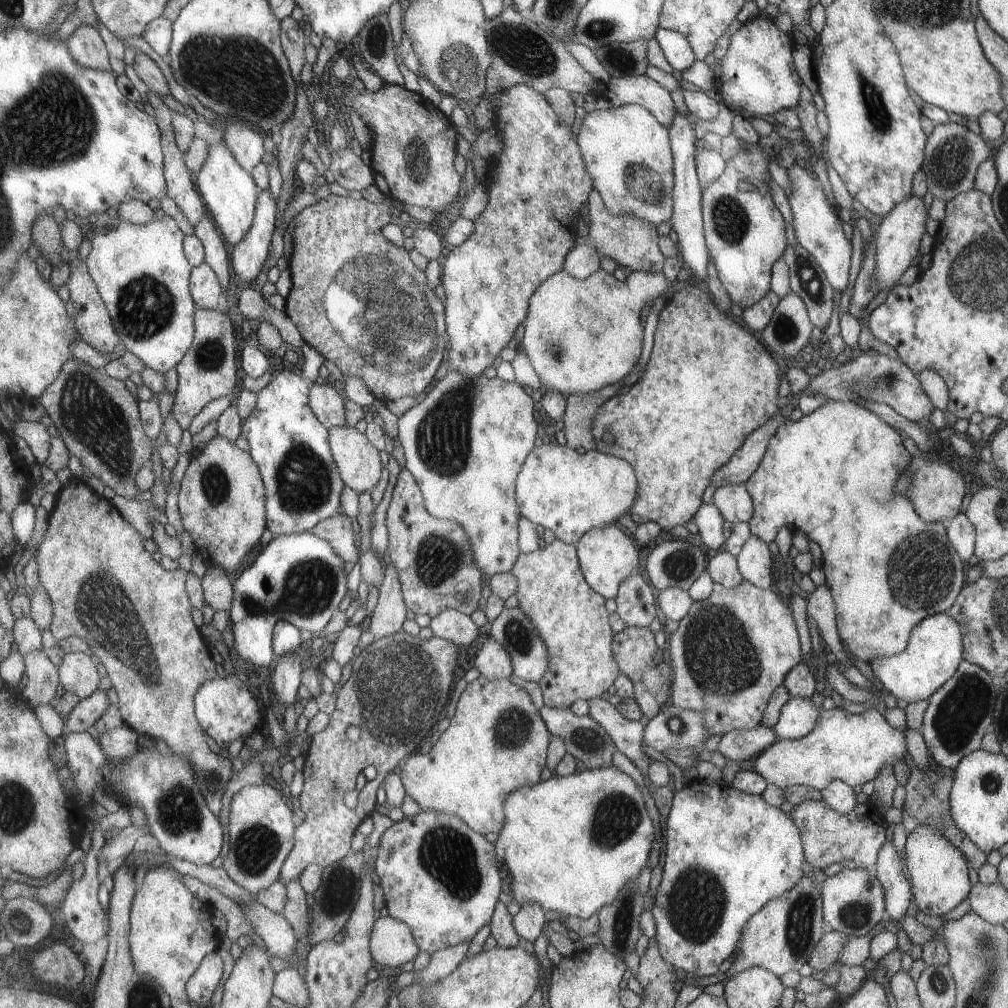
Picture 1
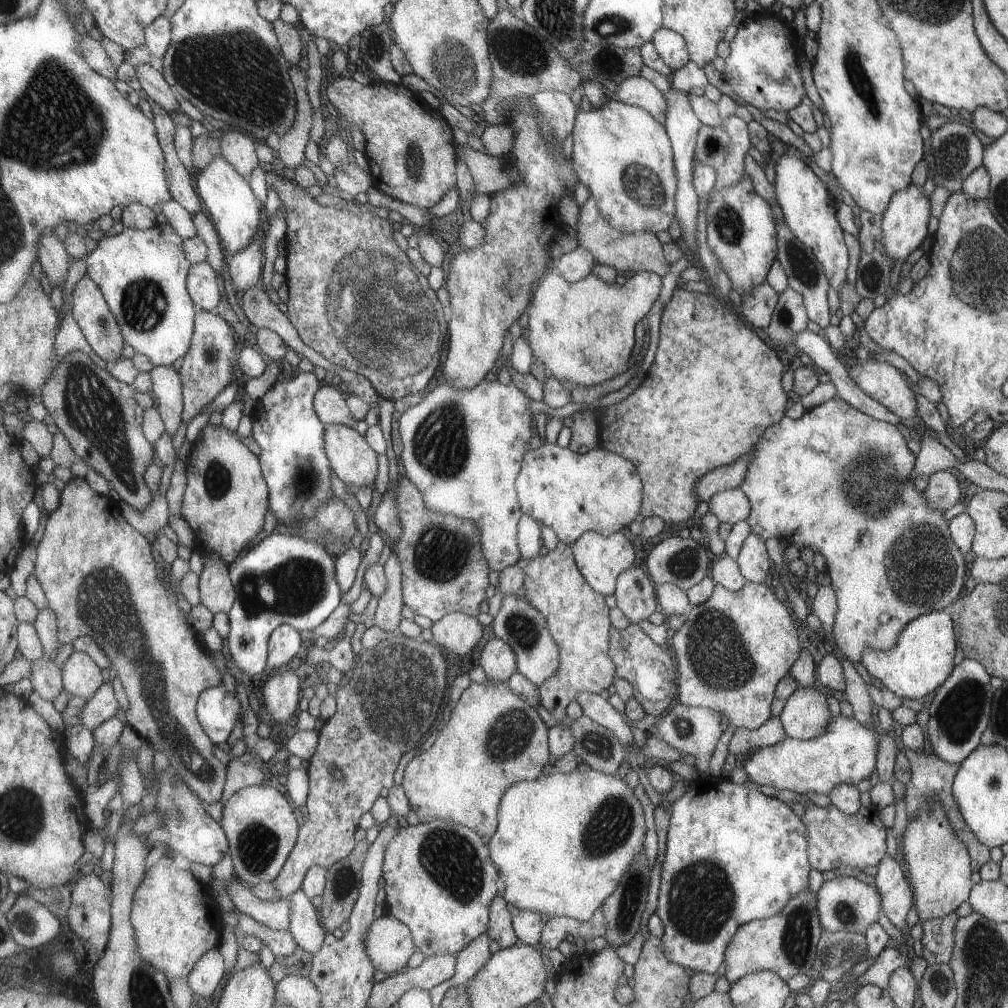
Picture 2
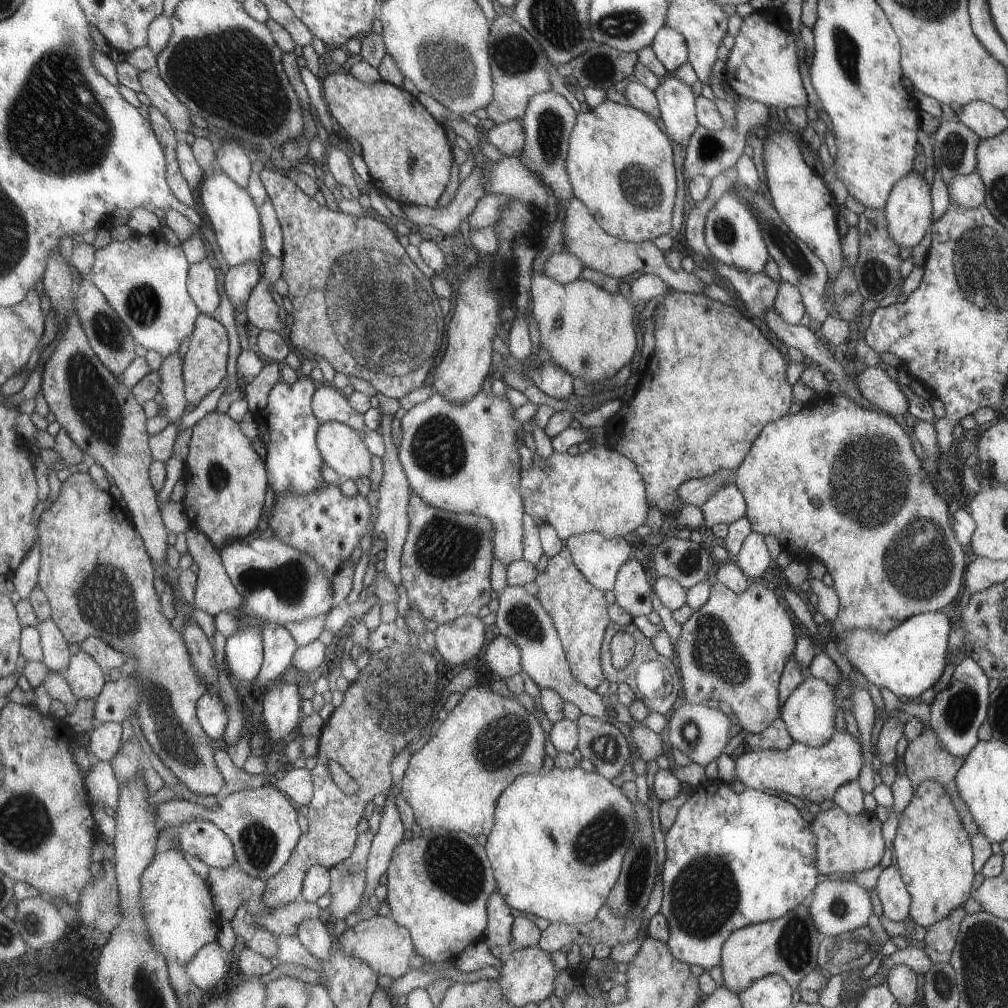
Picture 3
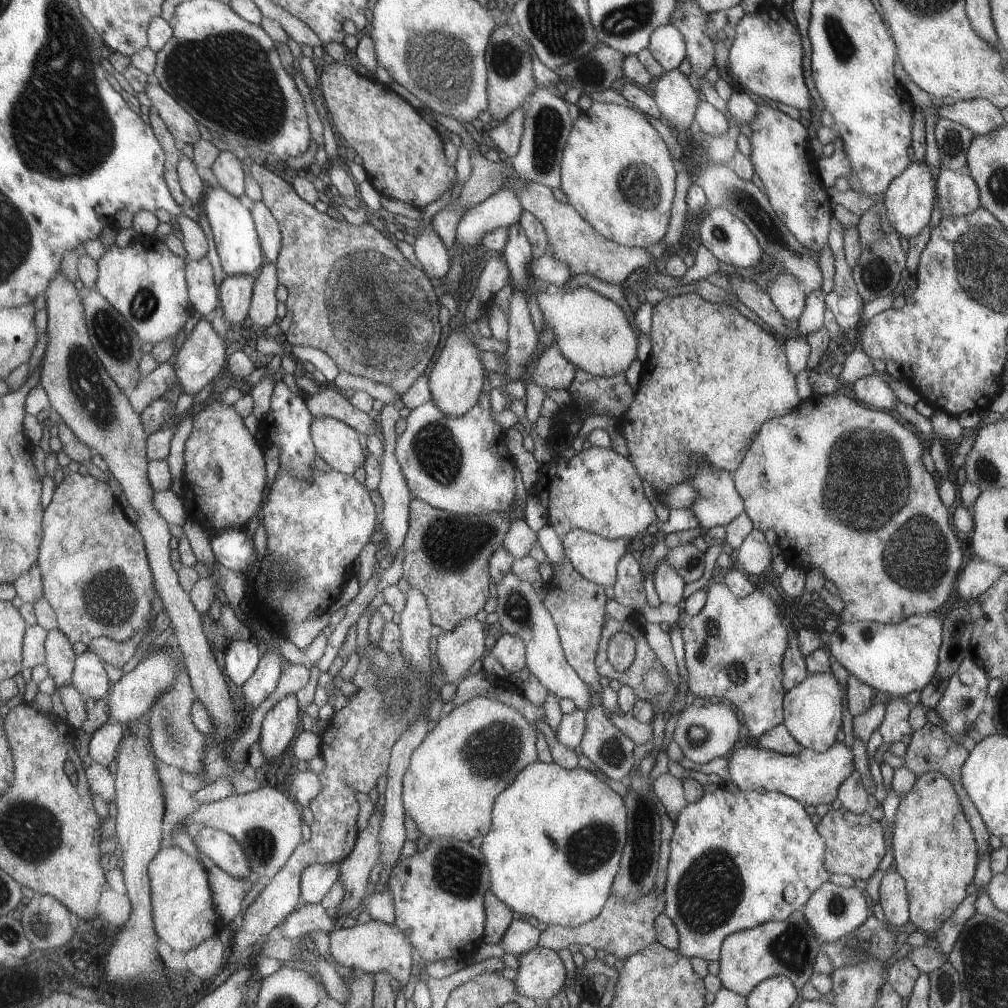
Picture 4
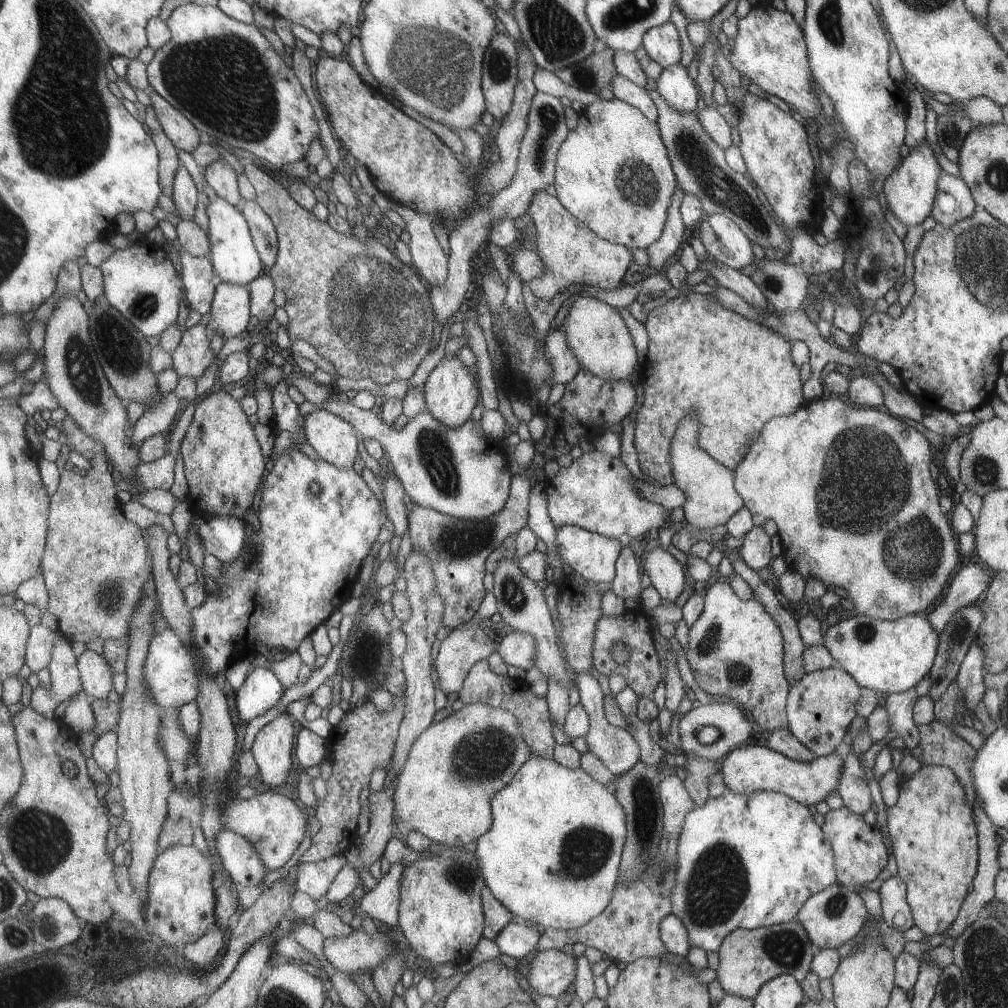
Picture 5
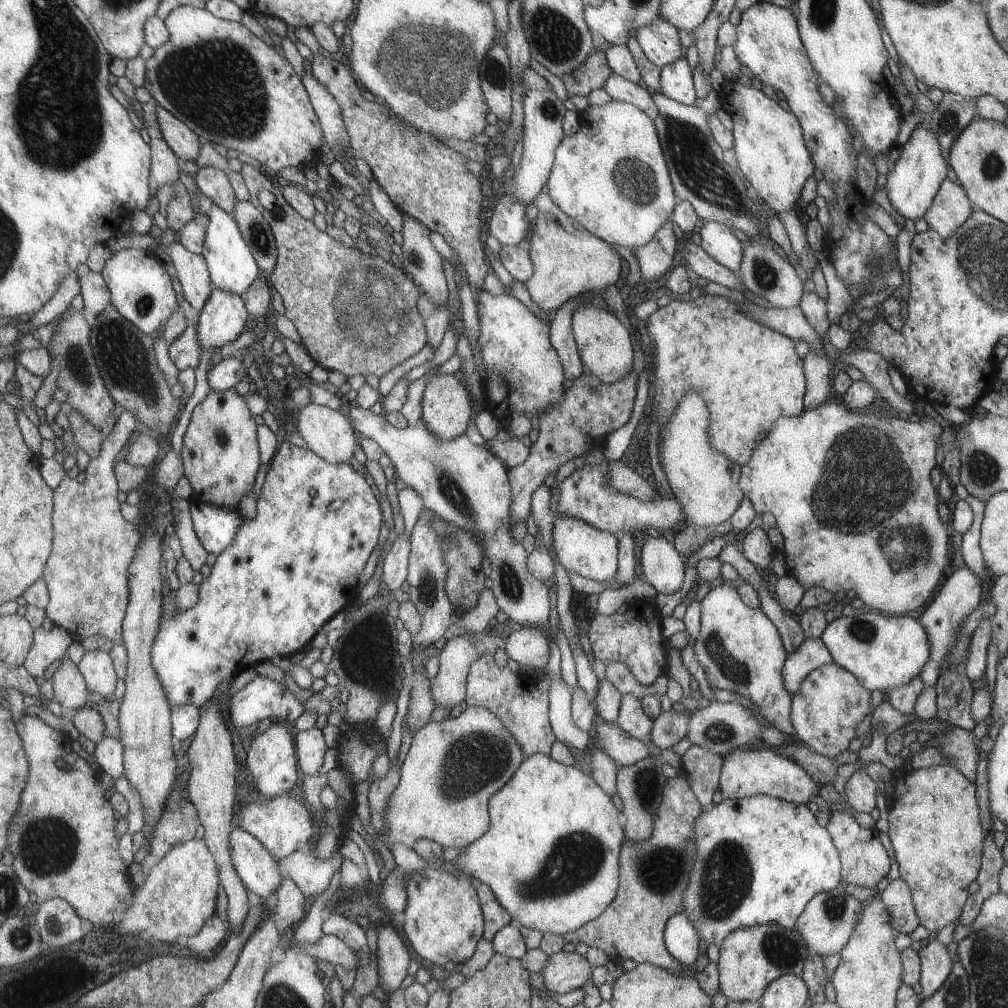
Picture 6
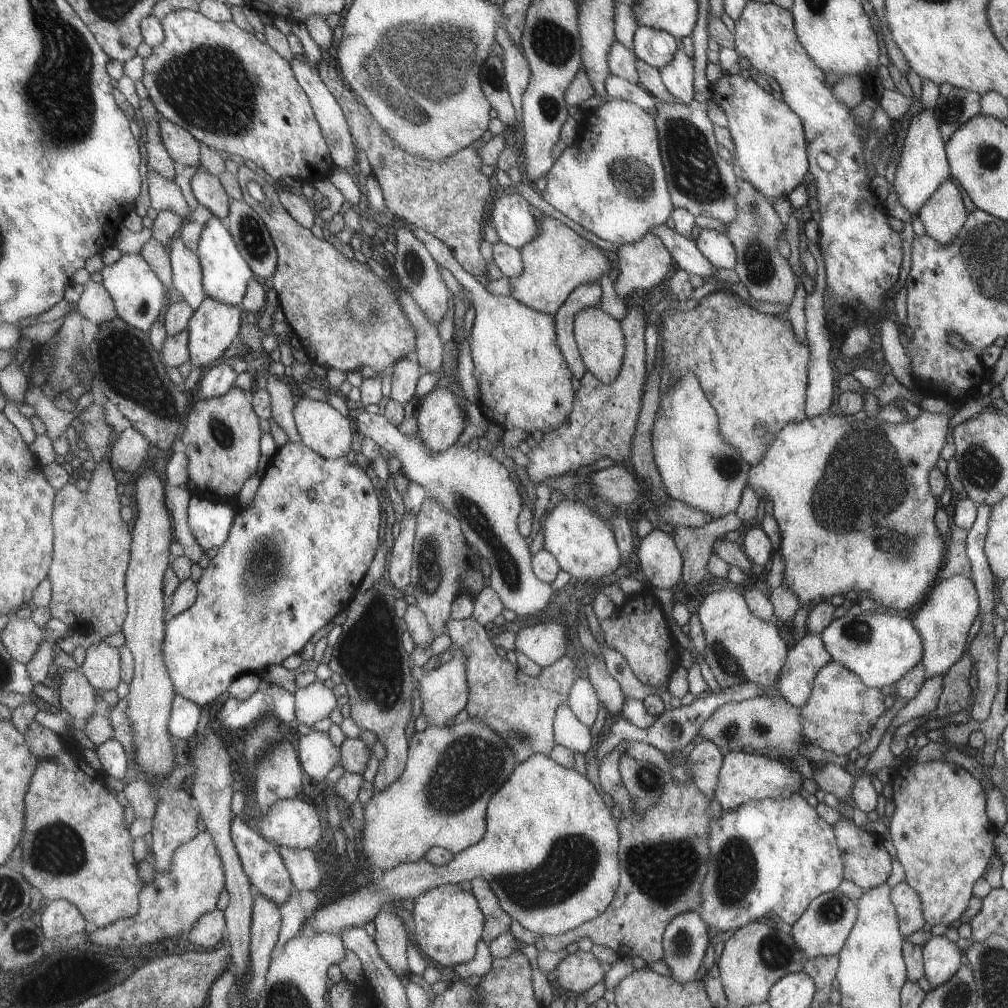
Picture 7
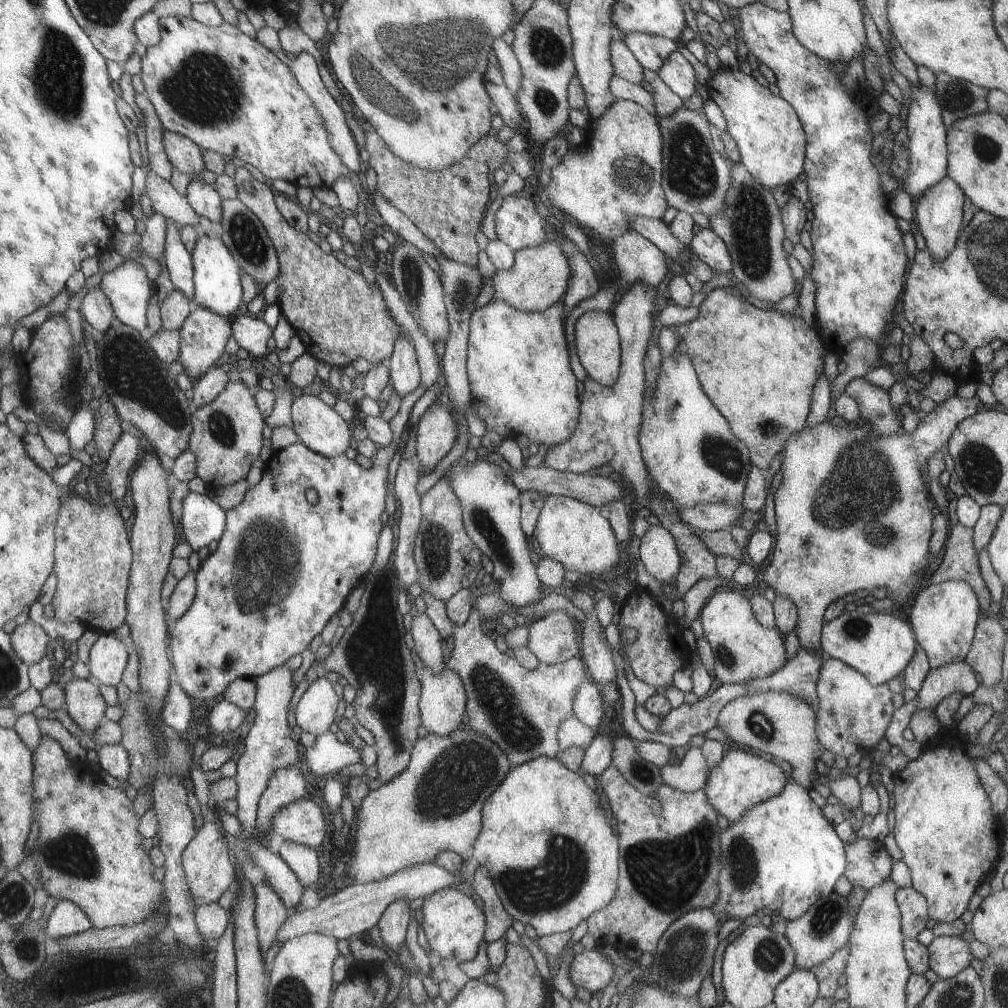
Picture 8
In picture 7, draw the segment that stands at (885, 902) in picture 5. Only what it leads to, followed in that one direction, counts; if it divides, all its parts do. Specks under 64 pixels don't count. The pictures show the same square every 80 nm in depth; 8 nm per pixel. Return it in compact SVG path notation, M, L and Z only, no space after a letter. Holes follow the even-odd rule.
M907 882L893 885L889 895L896 912L898 929L903 937L921 930L924 923L920 895Z

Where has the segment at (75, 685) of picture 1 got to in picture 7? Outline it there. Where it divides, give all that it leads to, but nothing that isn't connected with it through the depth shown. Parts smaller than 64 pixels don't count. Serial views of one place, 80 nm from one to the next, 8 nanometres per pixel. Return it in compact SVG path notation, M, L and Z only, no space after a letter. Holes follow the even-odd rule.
M109 639L88 648L86 661L79 666L99 690L117 690L122 683L122 654Z

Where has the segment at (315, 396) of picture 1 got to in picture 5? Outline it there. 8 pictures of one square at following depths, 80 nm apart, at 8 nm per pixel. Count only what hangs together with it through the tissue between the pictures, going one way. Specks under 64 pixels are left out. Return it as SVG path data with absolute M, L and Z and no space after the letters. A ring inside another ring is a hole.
M331 398L322 405L305 400L299 405L299 414L307 416L317 409L327 409L342 416L365 439L378 440L386 450L390 466L402 480L407 494L424 507L452 517L480 521L498 515L508 504L512 489L510 457L504 439L494 440L473 420L454 429L436 419L428 410L410 420L404 429L390 427L375 412L359 408L352 400Z

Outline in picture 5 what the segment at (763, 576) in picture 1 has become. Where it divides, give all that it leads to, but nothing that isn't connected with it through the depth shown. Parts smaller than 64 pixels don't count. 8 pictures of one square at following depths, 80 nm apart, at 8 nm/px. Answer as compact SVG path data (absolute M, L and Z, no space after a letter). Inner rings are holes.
M752 525L752 528L744 534L738 556L755 572L760 568L769 567L771 553L769 553L769 537L761 526Z

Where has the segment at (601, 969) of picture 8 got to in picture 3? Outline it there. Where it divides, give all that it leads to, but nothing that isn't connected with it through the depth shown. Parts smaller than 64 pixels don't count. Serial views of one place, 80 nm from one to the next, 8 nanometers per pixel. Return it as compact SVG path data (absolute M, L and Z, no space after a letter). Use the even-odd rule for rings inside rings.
M537 945L527 948L514 949L509 960L497 969L501 970L501 977L496 980L504 997L511 1005L518 1007L527 1003L547 1003L547 996L553 990L553 978L555 978L555 963Z

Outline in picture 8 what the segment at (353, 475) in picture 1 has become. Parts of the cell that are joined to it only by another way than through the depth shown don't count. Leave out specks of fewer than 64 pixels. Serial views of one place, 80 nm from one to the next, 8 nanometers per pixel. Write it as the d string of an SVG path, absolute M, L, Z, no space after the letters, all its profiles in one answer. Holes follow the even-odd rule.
M305 391L297 397L292 404L292 415L294 418L295 432L311 450L325 455L326 457L336 457L342 455L351 446L351 430L349 422L343 420L343 416L325 404L315 391Z

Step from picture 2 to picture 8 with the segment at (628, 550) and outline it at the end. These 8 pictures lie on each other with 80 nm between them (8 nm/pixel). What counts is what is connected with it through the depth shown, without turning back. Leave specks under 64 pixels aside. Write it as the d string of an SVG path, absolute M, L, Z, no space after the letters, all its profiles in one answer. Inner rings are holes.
M547 495L534 524L531 538L541 556L560 562L564 570L575 570L581 576L600 574L617 560L616 536L599 510L589 503L561 495Z

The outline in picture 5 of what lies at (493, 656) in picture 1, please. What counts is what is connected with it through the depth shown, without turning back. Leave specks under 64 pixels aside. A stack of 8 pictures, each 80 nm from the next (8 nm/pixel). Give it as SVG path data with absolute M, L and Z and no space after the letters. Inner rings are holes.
M514 630L503 638L498 652L505 664L531 670L534 665L533 635Z

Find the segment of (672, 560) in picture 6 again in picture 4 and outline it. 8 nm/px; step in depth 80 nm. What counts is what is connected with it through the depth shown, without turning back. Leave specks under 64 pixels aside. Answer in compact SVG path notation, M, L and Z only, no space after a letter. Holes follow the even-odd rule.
M659 560L652 572L654 590L661 603L676 605L683 600L685 582L682 576L665 560Z

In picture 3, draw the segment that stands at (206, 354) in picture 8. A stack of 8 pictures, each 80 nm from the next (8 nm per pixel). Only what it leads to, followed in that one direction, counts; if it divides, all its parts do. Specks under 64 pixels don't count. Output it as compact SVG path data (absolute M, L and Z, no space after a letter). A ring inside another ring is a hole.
M246 262L244 265L226 268L223 286L233 308L246 308L261 275L262 266L259 262Z

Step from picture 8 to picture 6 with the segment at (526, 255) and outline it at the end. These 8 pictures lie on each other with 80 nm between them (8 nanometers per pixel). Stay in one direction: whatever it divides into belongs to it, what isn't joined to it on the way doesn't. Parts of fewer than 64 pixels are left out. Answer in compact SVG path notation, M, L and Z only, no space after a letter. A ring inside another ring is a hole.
M537 193L533 204L537 208L529 239L533 272L523 285L529 292L532 302L547 312L551 318L568 298L588 291L602 293L606 286L614 284L618 278L621 260L606 242L593 236L566 215L547 193Z

